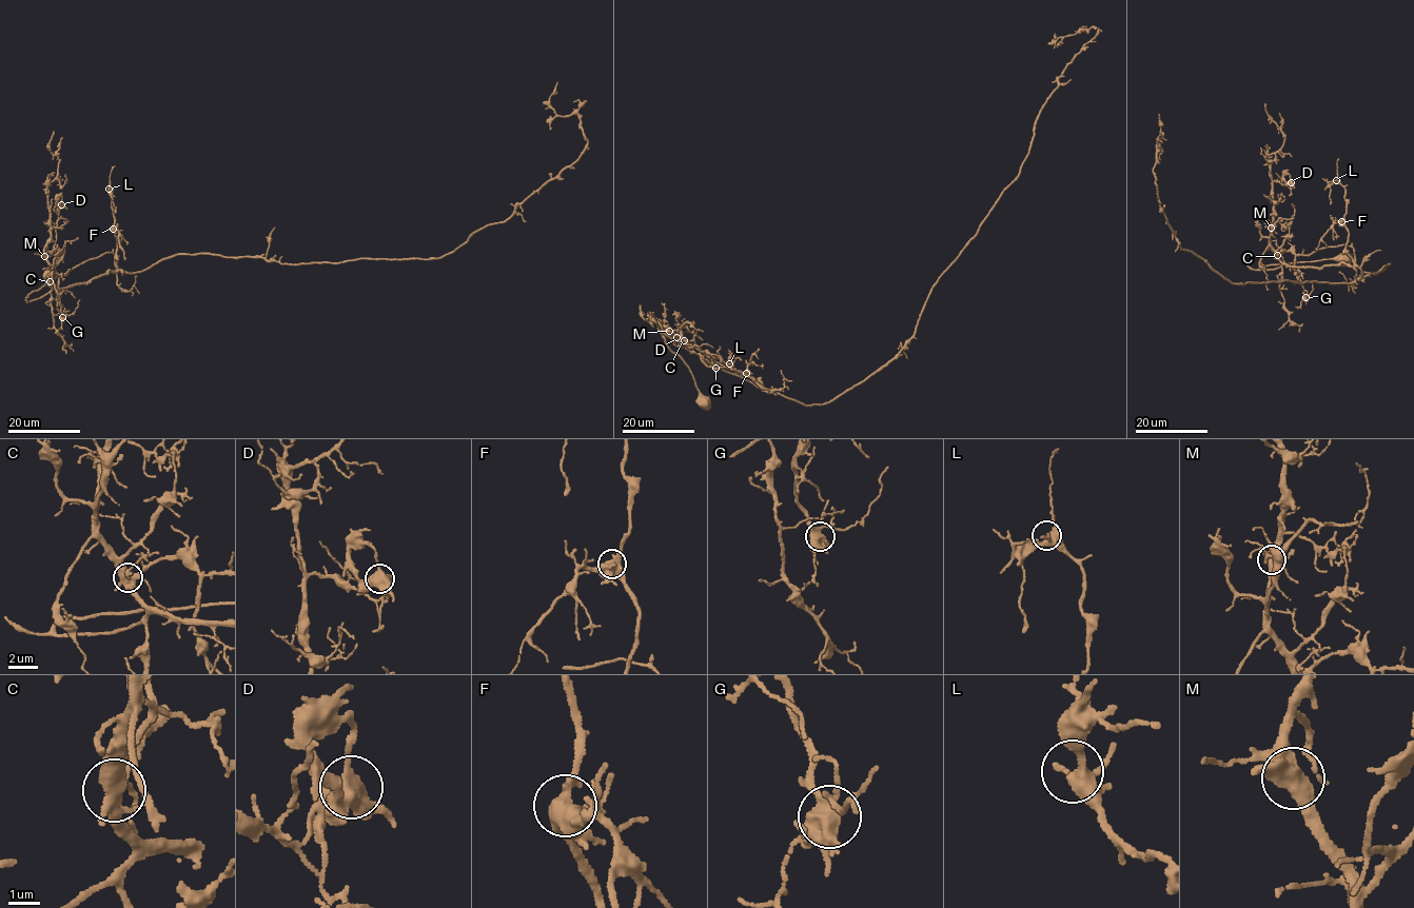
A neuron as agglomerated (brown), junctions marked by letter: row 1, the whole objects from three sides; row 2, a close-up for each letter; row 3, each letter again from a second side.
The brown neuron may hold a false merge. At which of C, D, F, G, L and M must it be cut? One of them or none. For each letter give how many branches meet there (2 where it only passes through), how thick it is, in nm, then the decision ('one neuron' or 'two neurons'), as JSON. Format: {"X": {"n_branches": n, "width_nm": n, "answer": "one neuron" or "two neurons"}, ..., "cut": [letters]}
{"C": {"n_branches": 6, "width_nm": 480, "answer": "one neuron"}, "D": {"n_branches": 5, "width_nm": 550, "answer": "one neuron"}, "F": {"n_branches": 5, "width_nm": 550, "answer": "one neuron"}, "G": {"n_branches": 5, "width_nm": 500, "answer": "one neuron"}, "L": {"n_branches": 5, "width_nm": 400, "answer": "one neuron"}, "M": {"n_branches": 5, "width_nm": 550, "answer": "one neuron"}, "cut": []}

